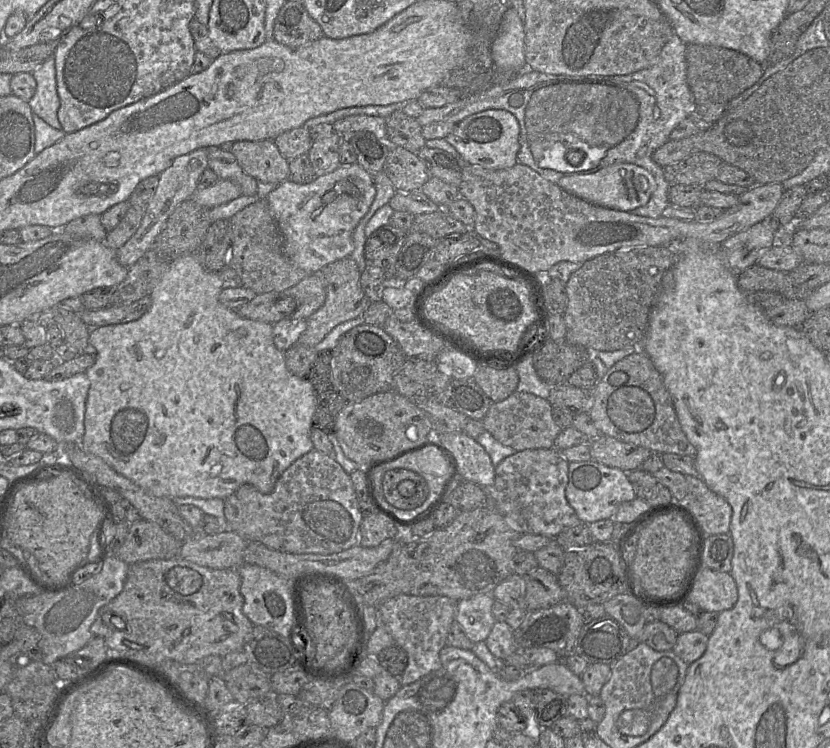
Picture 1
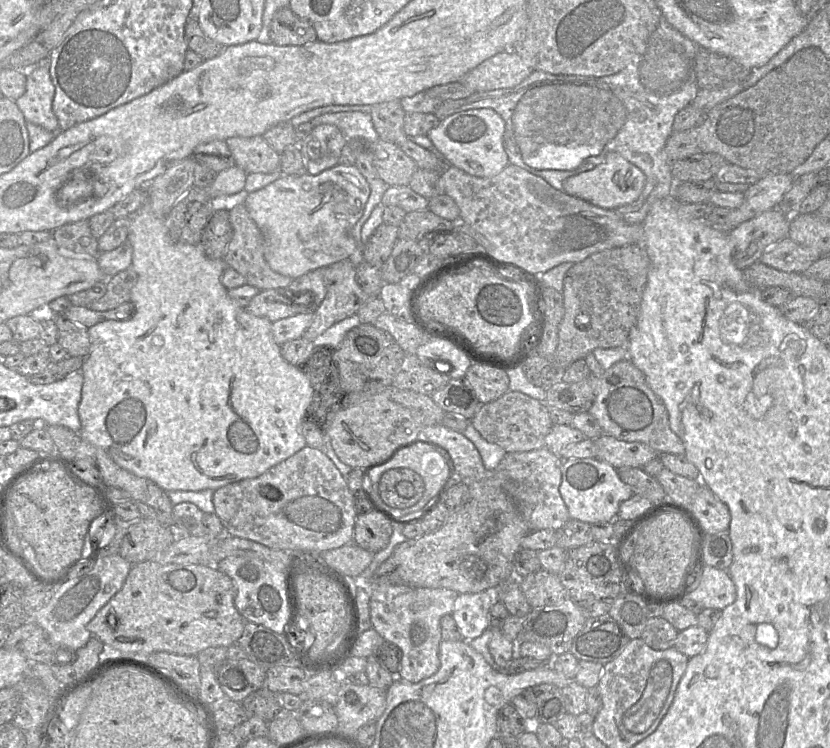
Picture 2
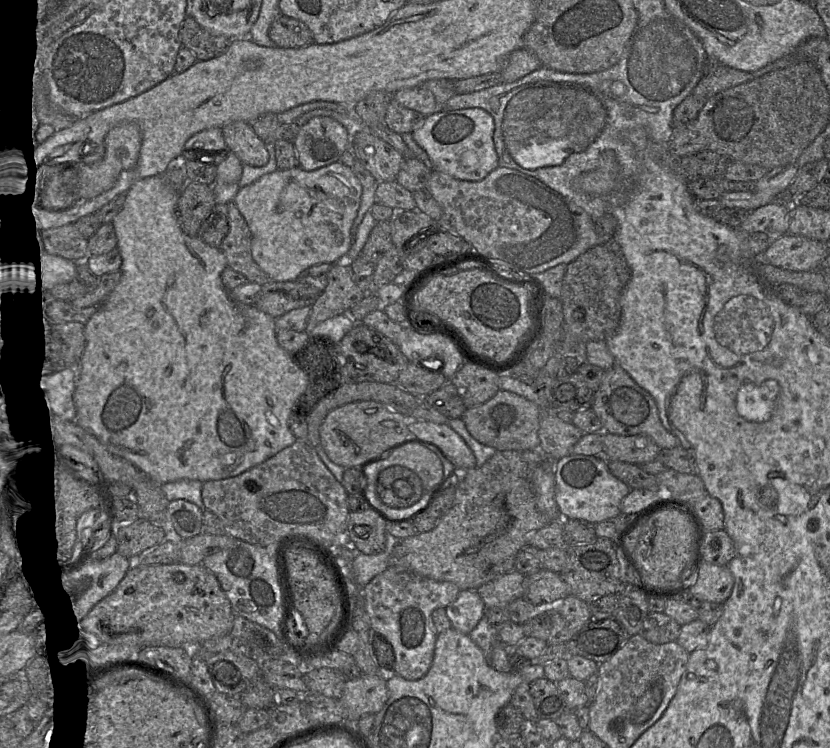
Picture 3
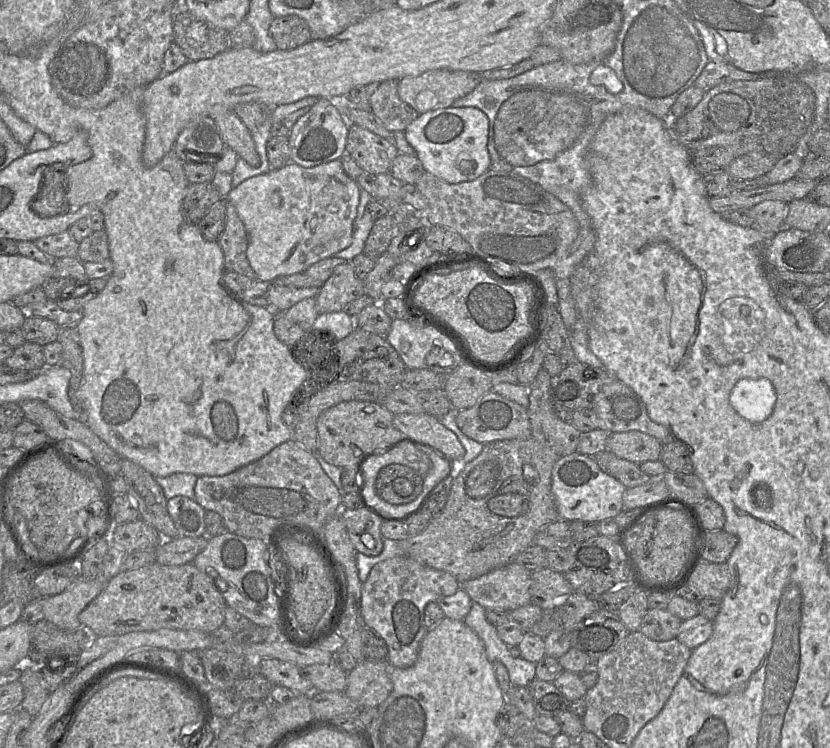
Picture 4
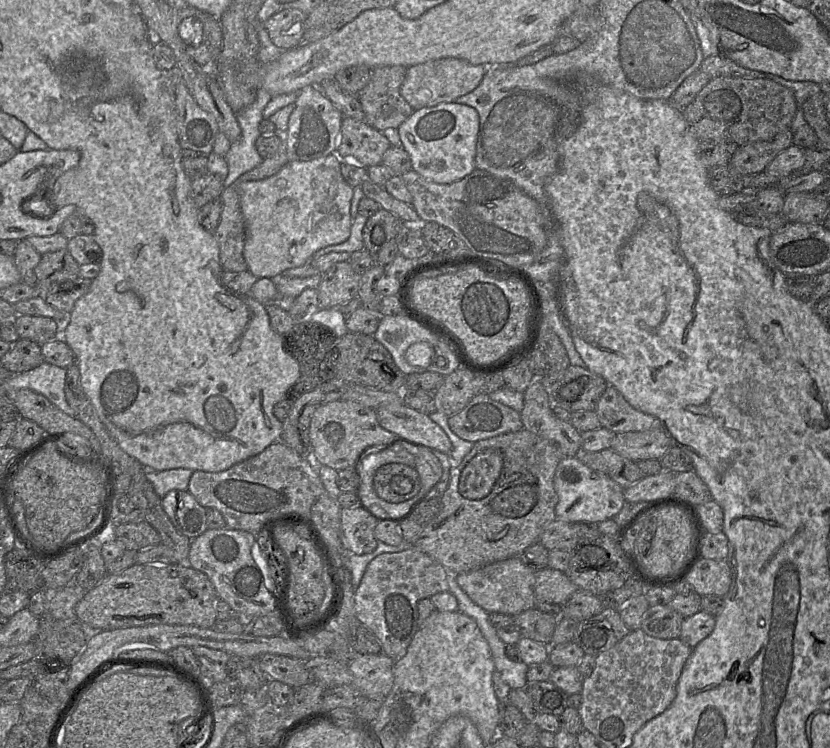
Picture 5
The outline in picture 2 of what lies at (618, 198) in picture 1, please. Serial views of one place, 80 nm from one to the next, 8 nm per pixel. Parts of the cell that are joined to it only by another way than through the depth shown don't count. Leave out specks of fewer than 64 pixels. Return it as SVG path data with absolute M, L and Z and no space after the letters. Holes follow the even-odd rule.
M610 152L605 155L604 161L593 169L567 177L563 182L563 191L598 207L616 209L636 201L645 183L646 176L638 167L618 153Z

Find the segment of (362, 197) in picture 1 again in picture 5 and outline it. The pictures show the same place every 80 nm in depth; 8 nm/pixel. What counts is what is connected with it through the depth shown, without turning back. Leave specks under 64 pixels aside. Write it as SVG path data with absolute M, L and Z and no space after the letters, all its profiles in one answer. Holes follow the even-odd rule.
M336 153L309 161L289 161L273 176L240 185L245 223L243 256L257 279L303 266L318 250L349 238L353 188L342 177L341 161Z

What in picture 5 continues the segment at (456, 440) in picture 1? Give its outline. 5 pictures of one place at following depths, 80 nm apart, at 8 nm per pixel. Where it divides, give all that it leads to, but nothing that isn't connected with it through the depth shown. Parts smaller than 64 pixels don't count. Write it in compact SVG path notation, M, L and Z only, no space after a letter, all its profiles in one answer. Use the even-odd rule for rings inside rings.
M389 404L375 410L381 427L396 434L400 439L417 442L429 449L450 454L451 441L443 429L427 414L406 404Z

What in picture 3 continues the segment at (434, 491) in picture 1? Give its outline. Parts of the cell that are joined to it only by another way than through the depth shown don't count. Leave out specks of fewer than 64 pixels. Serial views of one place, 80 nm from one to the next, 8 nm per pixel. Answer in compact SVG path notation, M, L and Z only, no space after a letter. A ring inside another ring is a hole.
M408 443L395 450L390 457L369 465L366 469L366 495L372 505L382 510L391 518L404 518L416 513L426 504L427 499L442 481L443 463L430 448L418 443ZM390 466L403 466L415 472L423 484L423 495L415 504L406 508L392 508L384 504L376 493L379 473Z

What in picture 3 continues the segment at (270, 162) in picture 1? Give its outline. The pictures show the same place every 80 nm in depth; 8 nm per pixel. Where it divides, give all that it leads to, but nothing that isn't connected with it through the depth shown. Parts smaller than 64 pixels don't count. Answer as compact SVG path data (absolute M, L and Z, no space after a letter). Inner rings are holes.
M235 121L223 126L221 130L228 149L239 158L242 164L253 167L267 164L269 152L266 145L249 123Z

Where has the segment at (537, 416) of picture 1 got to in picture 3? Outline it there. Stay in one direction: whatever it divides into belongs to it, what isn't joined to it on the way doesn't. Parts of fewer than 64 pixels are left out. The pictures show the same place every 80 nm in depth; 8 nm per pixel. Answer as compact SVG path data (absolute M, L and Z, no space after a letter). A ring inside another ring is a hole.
M499 390L487 402L467 408L461 416L467 431L479 443L498 451L530 451L540 449L539 405L515 393Z

